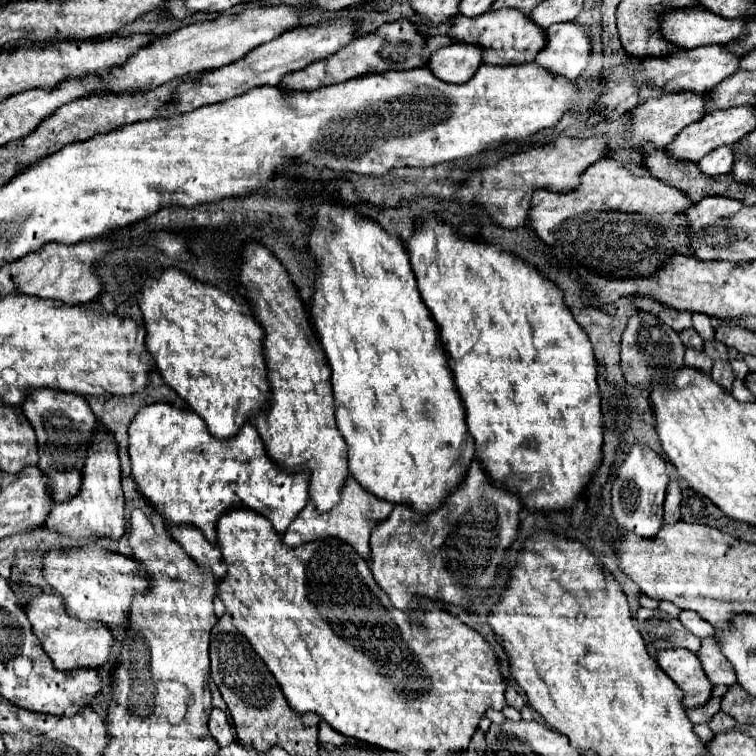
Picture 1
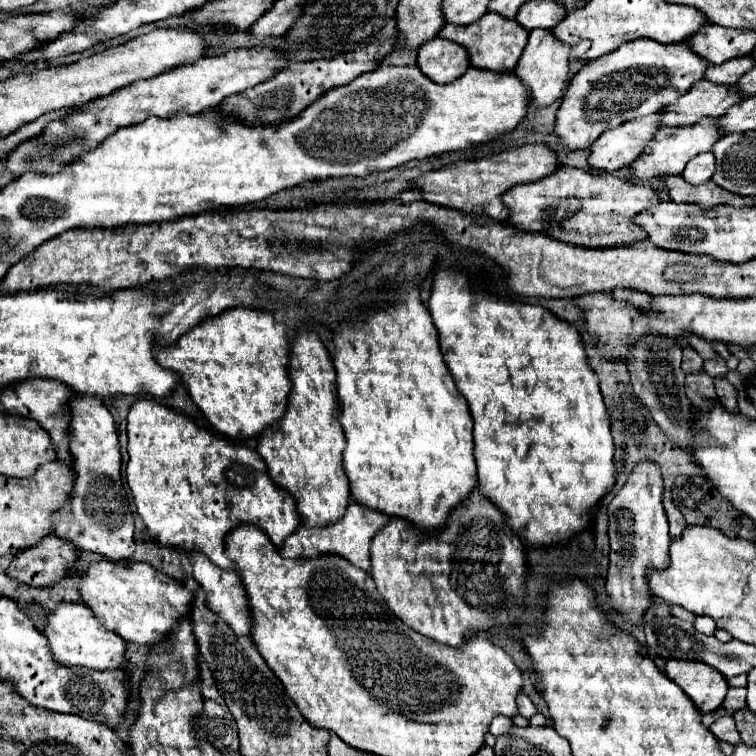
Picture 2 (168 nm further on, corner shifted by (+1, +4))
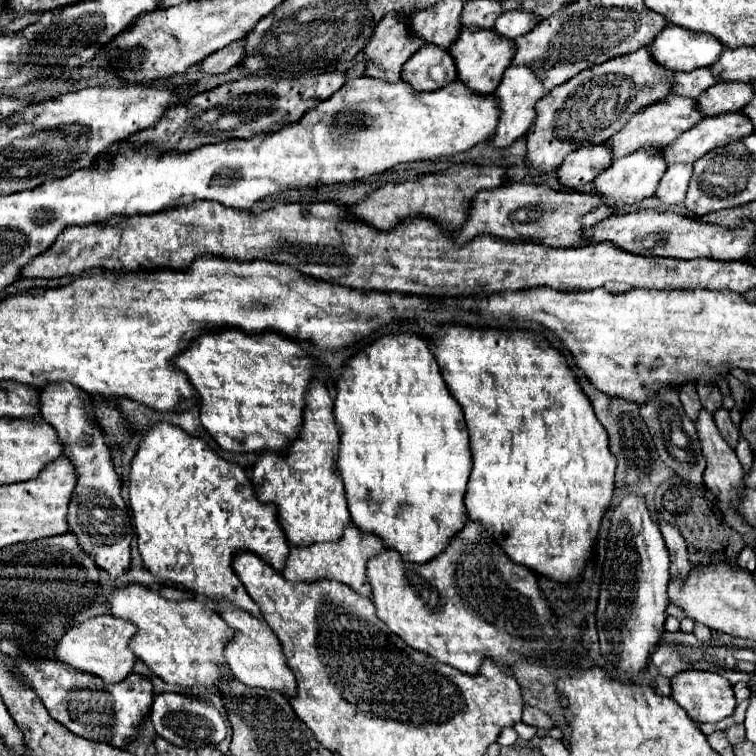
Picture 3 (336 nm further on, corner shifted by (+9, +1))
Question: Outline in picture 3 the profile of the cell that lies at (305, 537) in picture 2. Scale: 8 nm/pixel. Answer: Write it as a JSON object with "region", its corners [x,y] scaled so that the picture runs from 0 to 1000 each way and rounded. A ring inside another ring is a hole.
{"region":[[[463,693],[450,717],[421,717],[402,725],[384,725],[384,735],[378,741],[376,765],[384,770],[413,770],[413,767],[444,767],[463,775],[481,791],[492,788],[487,765],[484,765],[484,746],[500,730],[508,730],[508,720],[500,709],[479,704],[468,693]]]}

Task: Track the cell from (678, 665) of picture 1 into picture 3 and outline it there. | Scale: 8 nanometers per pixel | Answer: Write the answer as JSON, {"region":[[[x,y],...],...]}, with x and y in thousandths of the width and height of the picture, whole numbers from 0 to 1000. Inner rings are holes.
{"region":[[[931,886],[899,889],[889,899],[889,923],[923,958],[958,952],[974,937],[968,905],[958,894]]]}

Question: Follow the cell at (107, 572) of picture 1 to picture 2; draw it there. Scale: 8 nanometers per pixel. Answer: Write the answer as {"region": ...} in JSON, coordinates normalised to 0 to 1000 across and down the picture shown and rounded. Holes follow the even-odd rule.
{"region":[[[124,742],[116,747],[114,758],[106,761],[106,787],[108,798],[127,811],[124,816],[164,843],[183,853],[204,853],[214,848],[233,819],[251,811],[254,784],[228,763],[212,758],[196,745],[164,745],[164,742]]]}

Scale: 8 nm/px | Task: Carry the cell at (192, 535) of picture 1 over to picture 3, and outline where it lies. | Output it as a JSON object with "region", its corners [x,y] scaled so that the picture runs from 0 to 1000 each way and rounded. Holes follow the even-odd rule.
{"region":[[[286,802],[286,807],[296,817],[296,823],[310,833],[310,841],[302,849],[302,857],[296,860],[299,862],[296,868],[302,873],[307,892],[325,907],[349,910],[357,915],[370,915],[373,921],[392,921],[392,899],[376,873],[373,854],[370,854],[365,839],[360,839],[352,825],[347,825],[336,815],[328,815],[325,810],[317,810],[312,804],[291,807],[288,802]]]}

